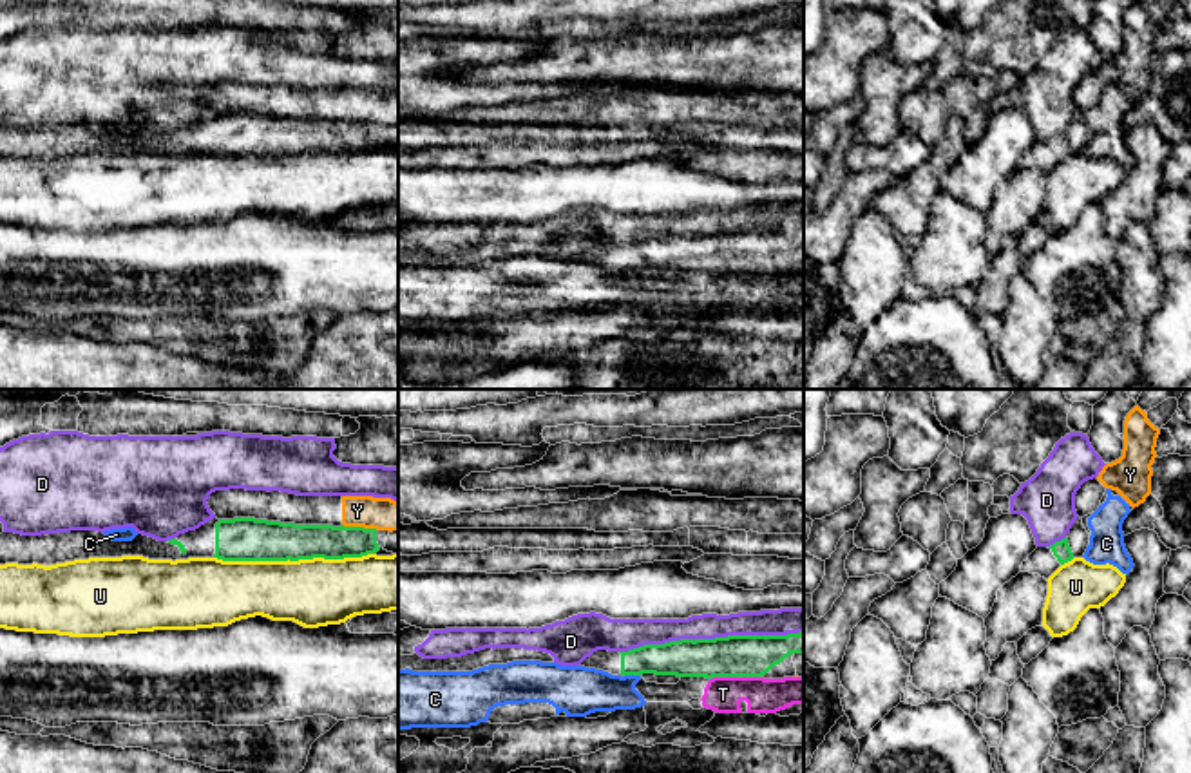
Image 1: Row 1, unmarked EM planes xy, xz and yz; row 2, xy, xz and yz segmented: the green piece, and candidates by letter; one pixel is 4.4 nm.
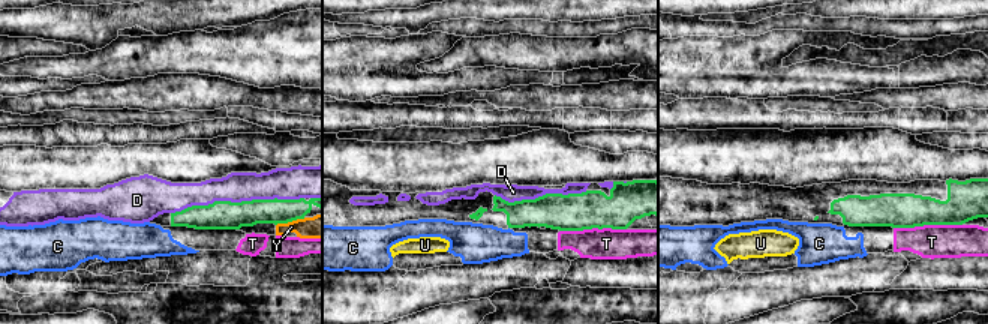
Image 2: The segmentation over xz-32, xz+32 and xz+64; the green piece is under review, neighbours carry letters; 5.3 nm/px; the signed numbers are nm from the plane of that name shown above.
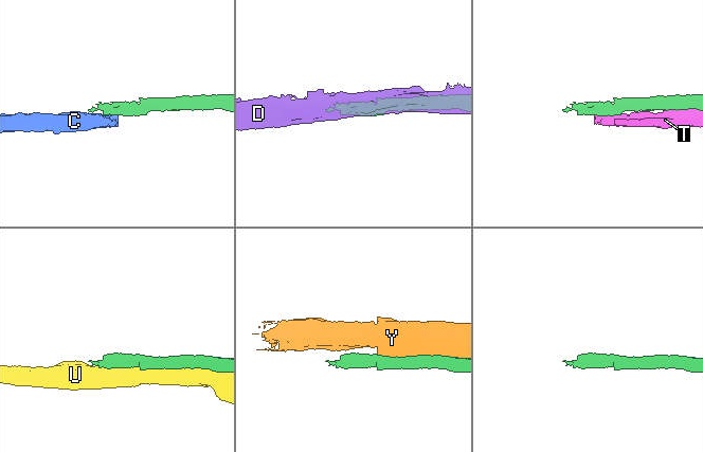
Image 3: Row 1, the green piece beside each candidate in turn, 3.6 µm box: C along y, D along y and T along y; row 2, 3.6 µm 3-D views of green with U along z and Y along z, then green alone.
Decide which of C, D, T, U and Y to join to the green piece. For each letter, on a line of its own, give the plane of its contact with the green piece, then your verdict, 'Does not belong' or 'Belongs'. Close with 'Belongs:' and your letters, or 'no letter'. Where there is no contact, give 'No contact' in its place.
C: Touches green in xz. Does not belong
D: Touches green in xz. Does not belong
T: Touches green in xz. Does not belong
U: Touches green in xy. Does not belong
Y: Touches green in xy. Does not belong
Belongs: no letter

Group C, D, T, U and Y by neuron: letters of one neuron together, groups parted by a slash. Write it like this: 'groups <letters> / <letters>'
groups C T / D / U / Y

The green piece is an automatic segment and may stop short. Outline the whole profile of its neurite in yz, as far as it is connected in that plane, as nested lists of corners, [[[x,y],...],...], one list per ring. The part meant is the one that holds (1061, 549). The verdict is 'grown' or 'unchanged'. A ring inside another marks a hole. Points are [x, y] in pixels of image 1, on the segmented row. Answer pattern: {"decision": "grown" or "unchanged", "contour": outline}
{"decision": "grown", "contour": [[[1077,518],[1064,539],[1050,547],[1037,547],[1021,565],[1021,572],[1039,574],[1048,579],[1061,565],[1082,558],[1090,545],[1082,520]]]}

